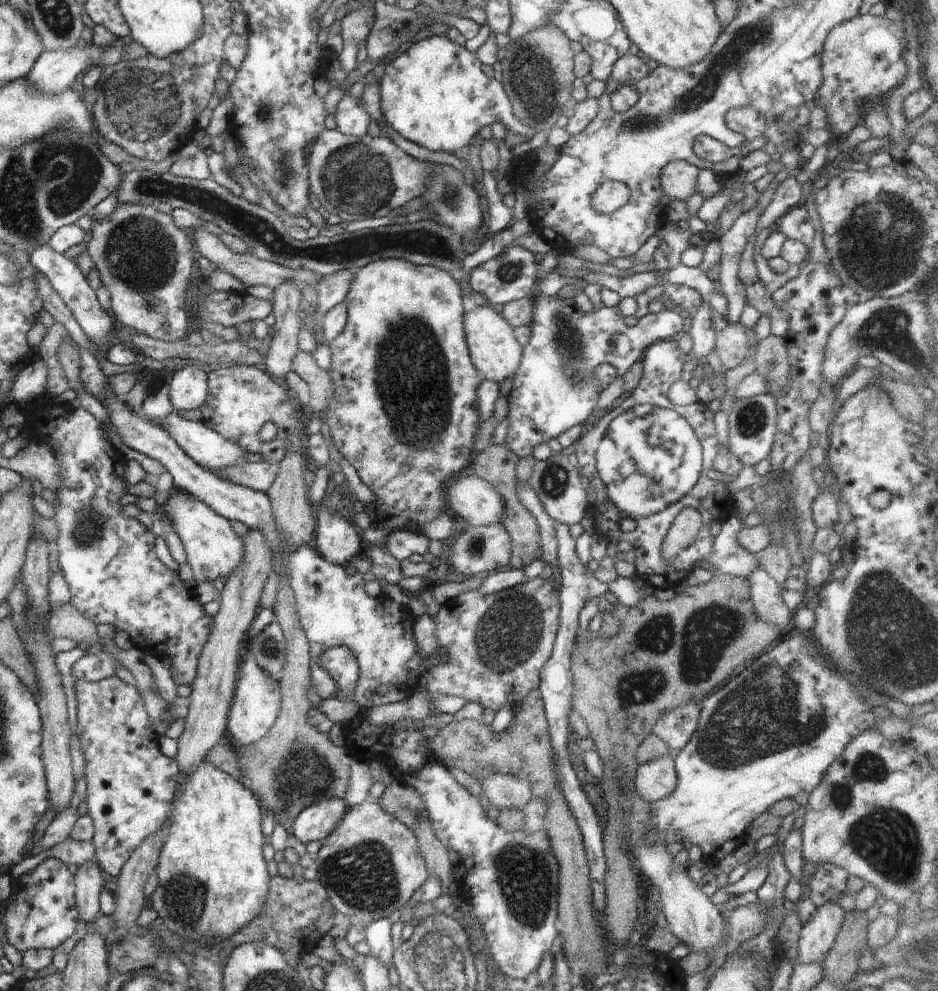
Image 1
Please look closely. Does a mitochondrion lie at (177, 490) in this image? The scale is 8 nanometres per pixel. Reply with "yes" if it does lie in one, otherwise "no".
no

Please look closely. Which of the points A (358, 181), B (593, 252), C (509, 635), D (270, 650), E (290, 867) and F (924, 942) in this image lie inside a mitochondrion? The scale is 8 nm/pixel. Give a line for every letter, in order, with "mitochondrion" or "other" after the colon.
A: mitochondrion
B: other
C: mitochondrion
D: mitochondrion
E: other
F: mitochondrion

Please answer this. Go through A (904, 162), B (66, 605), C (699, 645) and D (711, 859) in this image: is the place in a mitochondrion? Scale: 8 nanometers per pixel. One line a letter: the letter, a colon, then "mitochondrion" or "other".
A: other
B: other
C: mitochondrion
D: other

